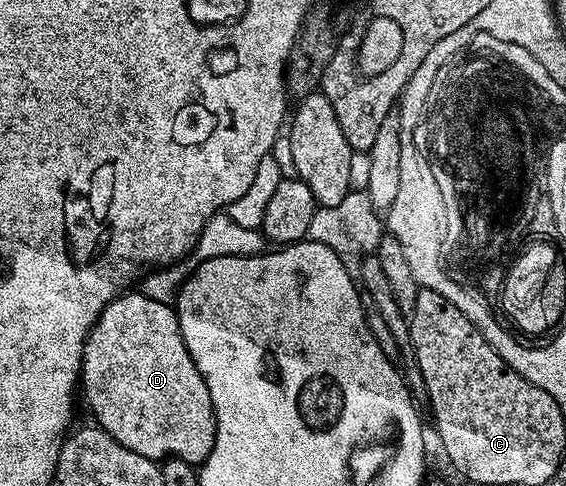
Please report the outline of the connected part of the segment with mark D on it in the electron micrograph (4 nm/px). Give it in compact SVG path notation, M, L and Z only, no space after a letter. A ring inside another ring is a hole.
M139 292L121 293L100 313L84 341L84 358L80 362L80 382L84 398L92 405L95 425L104 430L122 448L138 452L153 460L177 458L193 464L207 460L216 439L216 413L210 400L210 388L194 364L182 340L175 309L169 303L150 300Z

